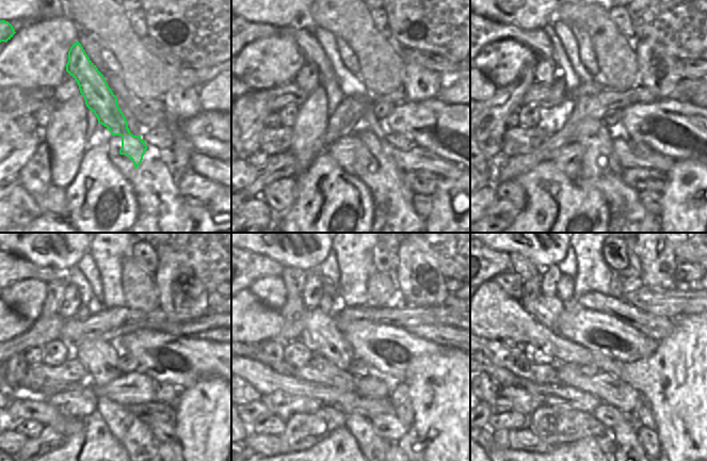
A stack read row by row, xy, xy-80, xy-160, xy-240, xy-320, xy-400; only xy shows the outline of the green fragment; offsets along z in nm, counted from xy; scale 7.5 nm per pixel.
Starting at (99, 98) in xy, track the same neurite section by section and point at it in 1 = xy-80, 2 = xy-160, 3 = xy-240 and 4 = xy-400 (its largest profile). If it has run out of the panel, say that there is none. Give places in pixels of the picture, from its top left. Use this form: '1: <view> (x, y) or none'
1: xy-80 (310, 48)
2: xy-160 (535, 38)
3: xy-240 (14, 268)
4: xy-400 (492, 263)

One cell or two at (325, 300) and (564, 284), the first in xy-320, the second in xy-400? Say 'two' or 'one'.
one

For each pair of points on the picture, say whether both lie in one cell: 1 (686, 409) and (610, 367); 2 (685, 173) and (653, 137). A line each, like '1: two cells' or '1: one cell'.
1: one cell
2: two cells

